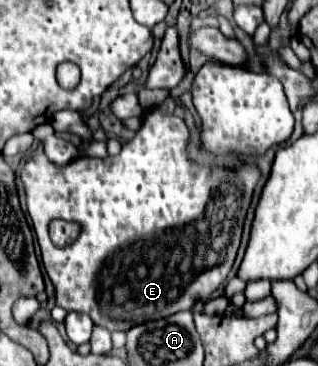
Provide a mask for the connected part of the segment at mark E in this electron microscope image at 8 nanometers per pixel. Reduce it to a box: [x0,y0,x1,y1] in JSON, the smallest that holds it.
[20,106,260,332]

